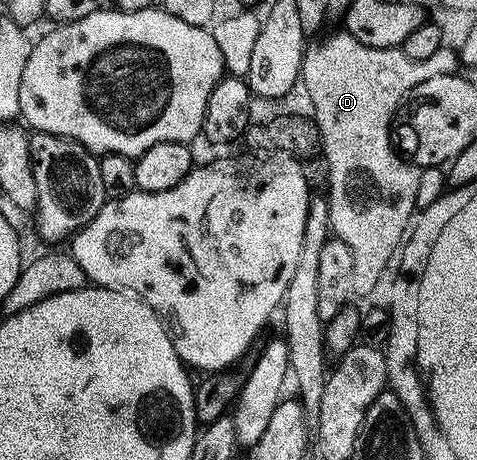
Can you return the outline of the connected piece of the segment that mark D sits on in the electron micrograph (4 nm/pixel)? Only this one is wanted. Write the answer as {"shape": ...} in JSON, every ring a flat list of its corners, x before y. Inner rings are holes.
{"shape":[[342,32,342,34,316,47,315,50,313,47,313,50,307,51,306,53,300,82,303,87,306,85,306,90,310,93,310,102,314,105,312,118,319,128,321,145,324,147,324,153,326,152,326,162,330,165,330,194,328,193,328,201,330,204,330,229,333,237,339,238,344,244,348,244,348,248,352,252,352,288,357,297,366,298,369,294,377,292,378,285,381,284,382,277,385,276,386,269,390,266,390,261,392,261,393,258,395,261,395,259,399,257,400,251,407,241,408,231,412,226,412,219,419,209,418,189,422,186,422,178,418,174,421,173,419,167,411,164,405,157,400,156,399,151,396,149,395,139,392,137,392,123,395,121,396,115,401,111,404,99,412,94,420,84,426,83,428,80,435,79,438,76,456,76,461,71,461,68,461,57,452,50,442,48,438,51,438,54,432,56,431,59,424,59,422,62,411,60,403,49,400,49,399,47,394,47,392,49,373,49,371,46,360,44,360,42,350,35,349,32]]}

